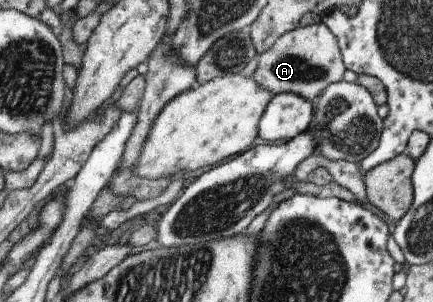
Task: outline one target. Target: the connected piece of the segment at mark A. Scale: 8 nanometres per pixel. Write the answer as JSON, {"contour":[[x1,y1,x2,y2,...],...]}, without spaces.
{"contour":[[320,22,295,28,280,36,272,48,259,55,253,79,272,97,282,93,296,93,311,101,332,83,340,82,344,78,345,69,338,39]]}

